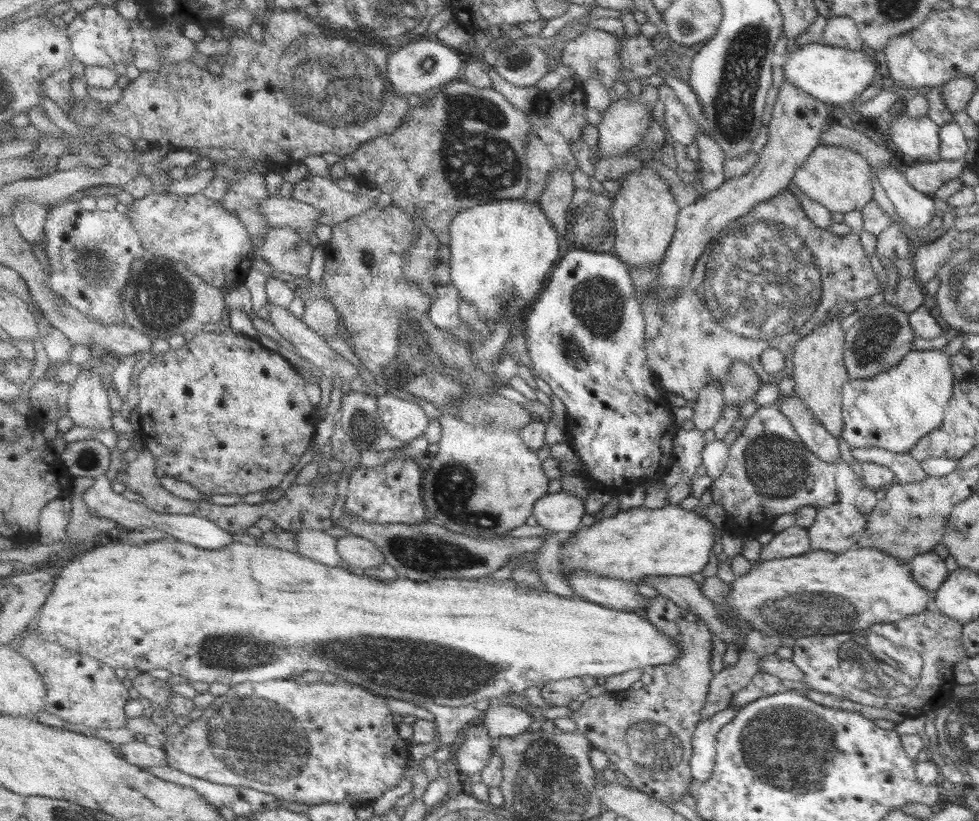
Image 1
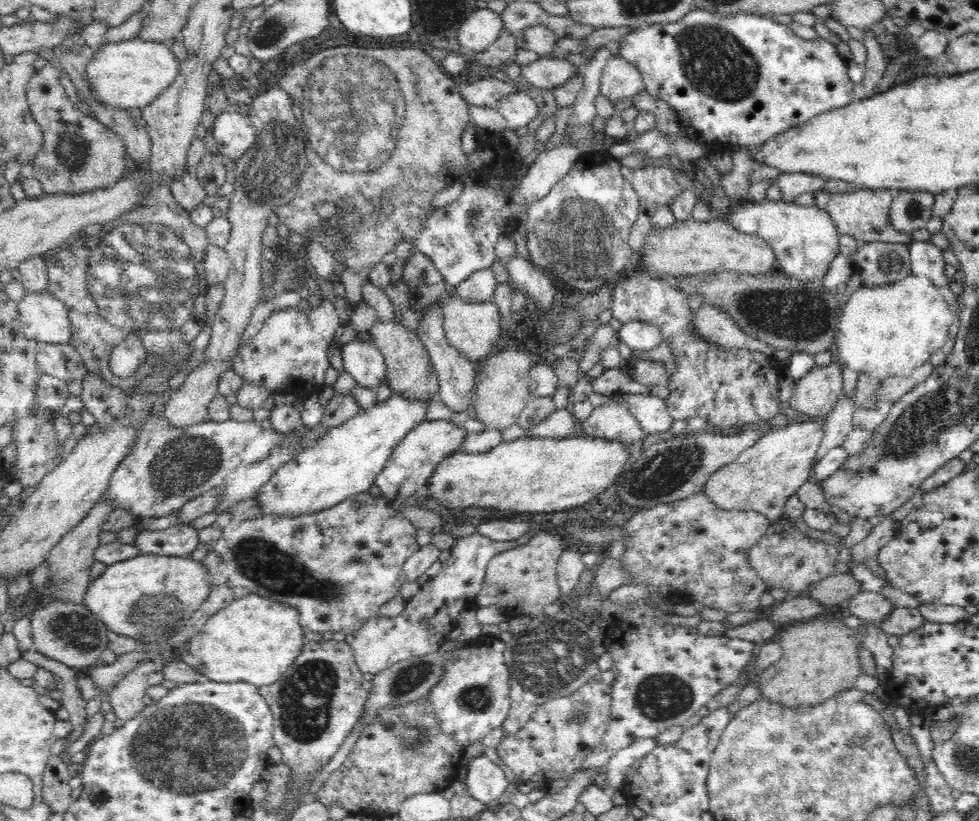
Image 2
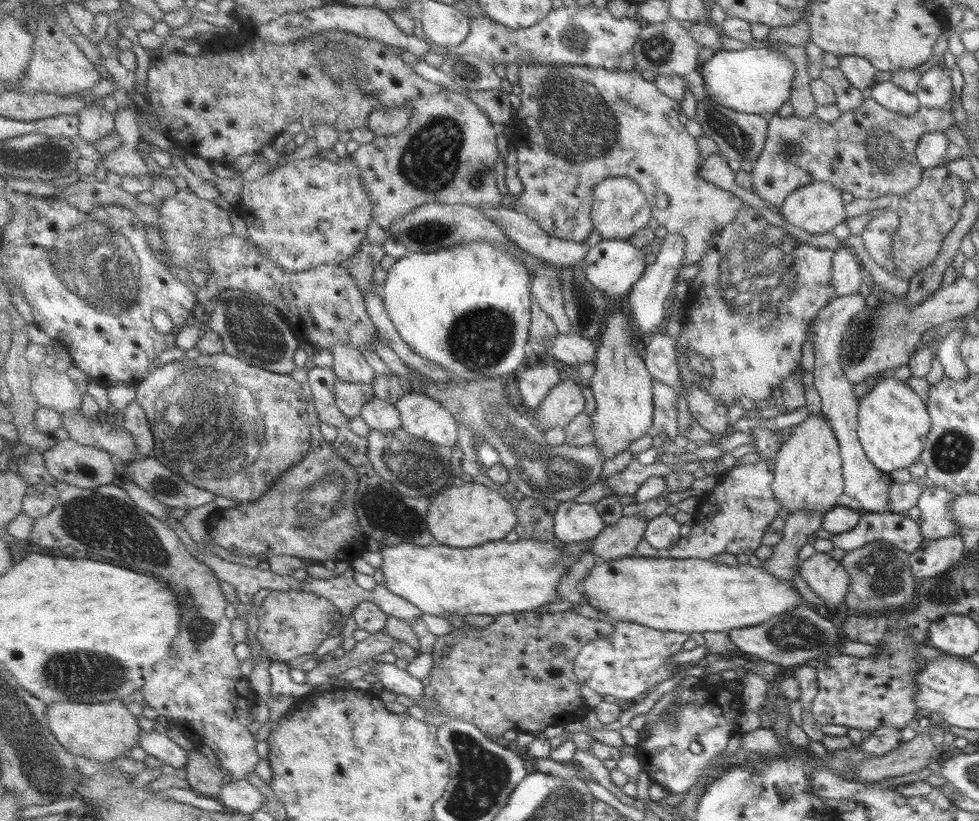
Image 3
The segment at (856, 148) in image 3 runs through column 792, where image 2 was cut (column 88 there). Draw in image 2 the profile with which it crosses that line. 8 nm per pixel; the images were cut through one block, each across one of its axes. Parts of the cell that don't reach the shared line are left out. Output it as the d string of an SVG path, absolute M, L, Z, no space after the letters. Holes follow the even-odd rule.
M50 60L41 70L36 70L30 81L27 93L30 113L34 121L40 125L44 133L42 148L36 153L33 160L33 177L42 184L45 194L88 194L92 190L106 190L116 185L123 178L126 168L126 147L120 136L110 128L103 126L94 117L84 117L76 108L74 102L68 98L66 90L60 84L60 77L64 71L62 64L57 60Z

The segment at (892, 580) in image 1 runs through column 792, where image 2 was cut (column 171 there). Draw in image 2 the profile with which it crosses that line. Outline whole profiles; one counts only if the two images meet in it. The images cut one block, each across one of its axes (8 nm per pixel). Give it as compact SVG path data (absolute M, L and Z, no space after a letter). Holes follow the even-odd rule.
M139 555L108 566L101 576L90 582L84 604L116 634L126 635L144 643L165 644L166 639L172 638L184 629L192 613L207 600L212 590L211 584L207 582L207 574L203 564L190 557Z

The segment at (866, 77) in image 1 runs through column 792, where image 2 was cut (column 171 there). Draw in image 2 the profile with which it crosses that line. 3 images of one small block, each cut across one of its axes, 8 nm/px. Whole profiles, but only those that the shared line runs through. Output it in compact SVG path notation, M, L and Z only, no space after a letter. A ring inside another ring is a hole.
M135 38L120 43L105 43L98 50L87 69L87 81L93 87L94 96L97 100L113 108L129 110L132 108L144 109L152 103L160 94L164 93L179 76L182 62L169 50L169 42L144 41Z

